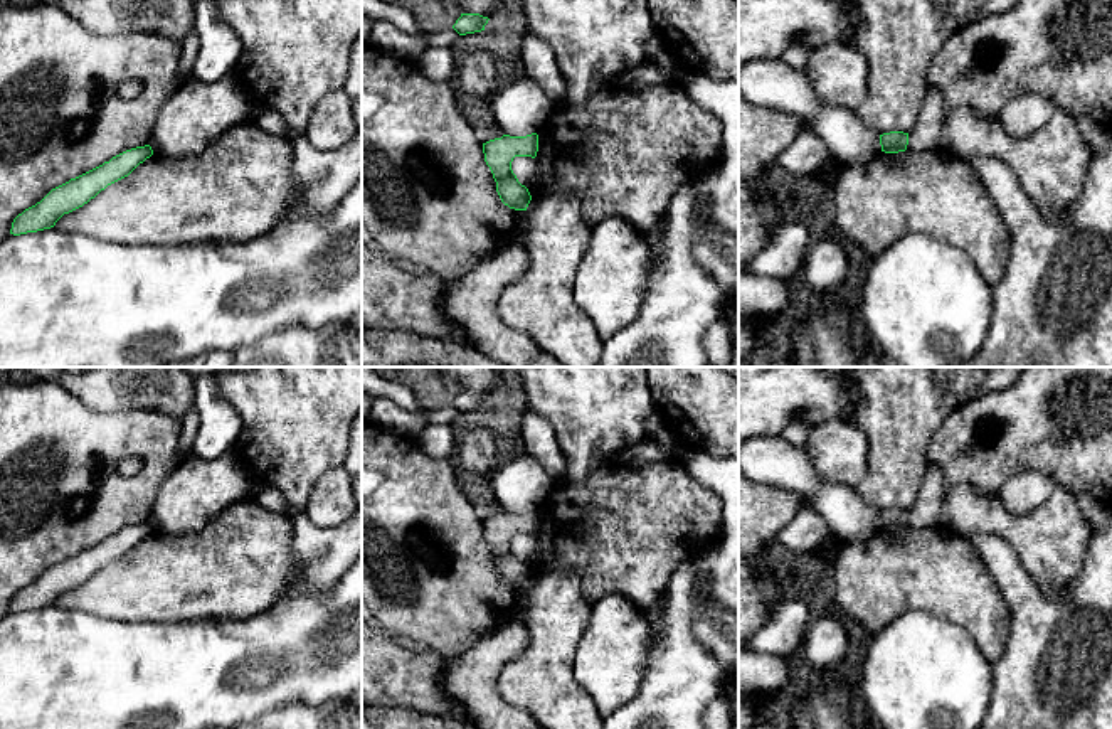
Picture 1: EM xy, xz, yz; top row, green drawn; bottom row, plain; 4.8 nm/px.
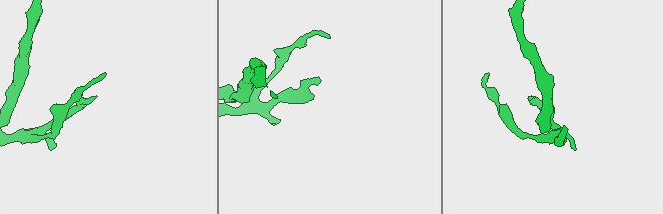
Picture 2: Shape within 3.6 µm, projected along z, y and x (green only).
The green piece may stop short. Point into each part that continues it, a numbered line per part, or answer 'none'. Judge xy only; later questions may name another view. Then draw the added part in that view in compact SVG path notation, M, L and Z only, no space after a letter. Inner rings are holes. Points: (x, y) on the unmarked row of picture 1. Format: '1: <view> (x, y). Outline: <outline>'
none

